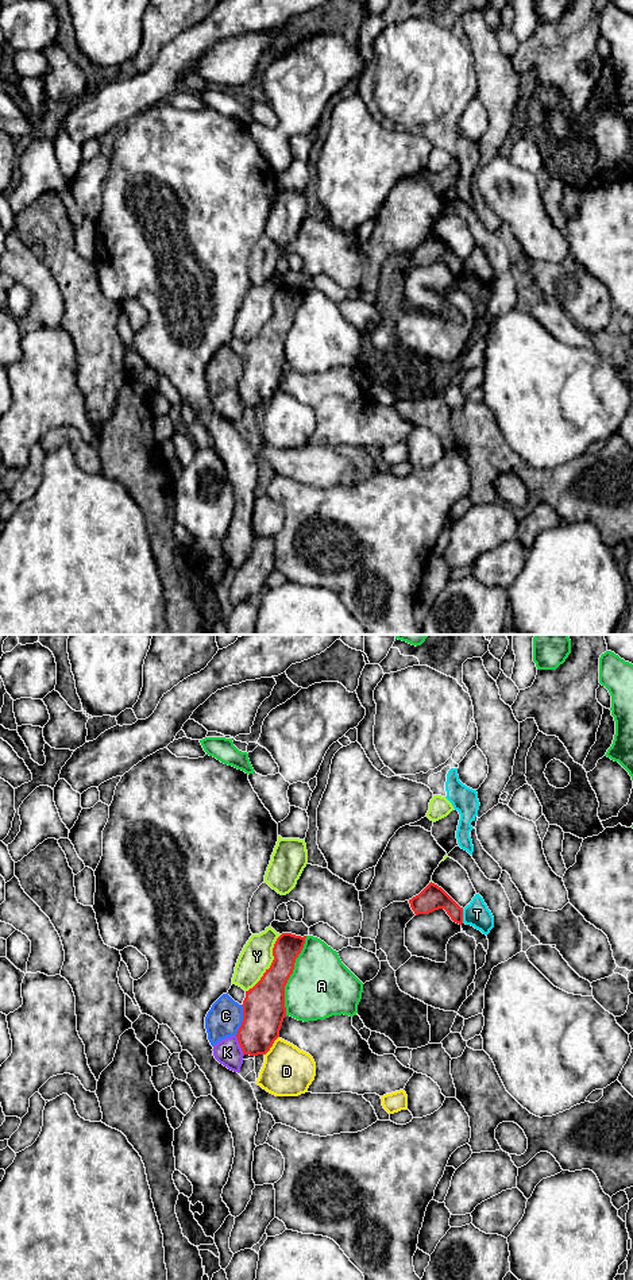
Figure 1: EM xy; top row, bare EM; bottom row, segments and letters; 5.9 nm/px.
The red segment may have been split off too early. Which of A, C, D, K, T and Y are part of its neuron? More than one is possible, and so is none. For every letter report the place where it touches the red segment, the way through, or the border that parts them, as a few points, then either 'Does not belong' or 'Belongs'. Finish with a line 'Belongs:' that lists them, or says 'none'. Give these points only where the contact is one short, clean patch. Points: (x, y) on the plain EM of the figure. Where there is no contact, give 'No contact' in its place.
A: Touches red at xy (290, 326). Does not belong
C: Touches red at xy (243, 371). Does not belong
D: Touches red at xy (271, 397). Does not belong
K: Touches red at xy (239, 396). Boundary: xy (235, 388), (243, 407). Does not belong
T: Touches red at xy (462, 268). Boundary: xy (462, 261), (463, 274). Does not belong
Y: Touches red at xy (271, 316). Does not belong
Belongs: none

